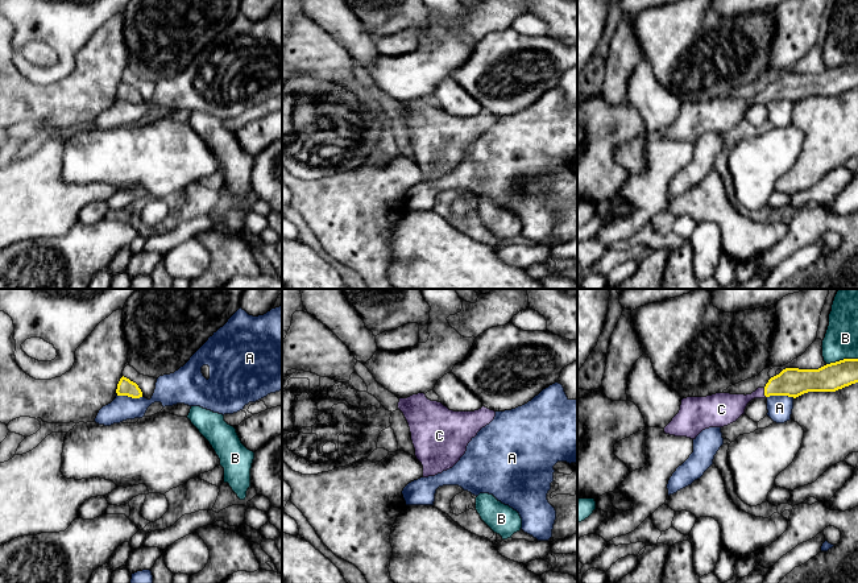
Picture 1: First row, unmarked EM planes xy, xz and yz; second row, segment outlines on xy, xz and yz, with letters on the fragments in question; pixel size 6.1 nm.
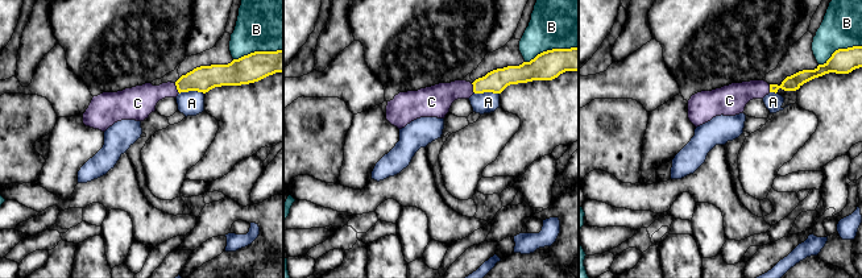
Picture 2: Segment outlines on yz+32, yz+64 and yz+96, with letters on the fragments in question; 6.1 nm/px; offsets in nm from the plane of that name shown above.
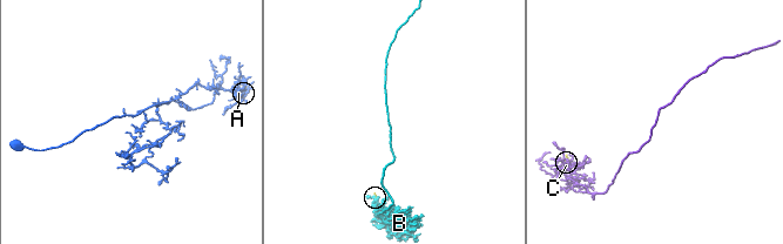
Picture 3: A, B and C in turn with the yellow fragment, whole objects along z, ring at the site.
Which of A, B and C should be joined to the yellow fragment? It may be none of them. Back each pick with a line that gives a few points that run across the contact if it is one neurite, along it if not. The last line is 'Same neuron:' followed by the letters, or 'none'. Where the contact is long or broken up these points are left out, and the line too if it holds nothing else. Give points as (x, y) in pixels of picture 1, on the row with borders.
C: line yz (791, 381), (776, 385), (765, 393), (753, 395), (726, 408)
Same neuron: C

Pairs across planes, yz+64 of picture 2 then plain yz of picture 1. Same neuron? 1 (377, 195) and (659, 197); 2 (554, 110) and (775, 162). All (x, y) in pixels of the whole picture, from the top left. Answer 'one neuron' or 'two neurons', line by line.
1: two neurons
2: two neurons

